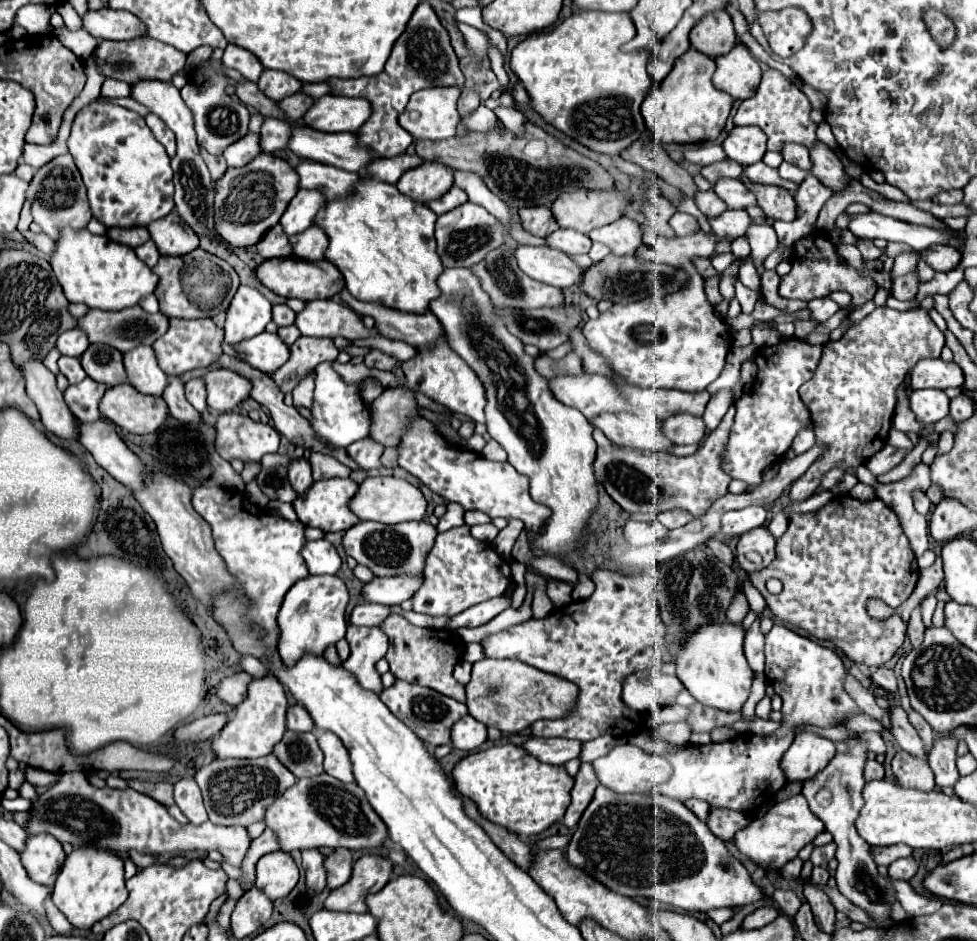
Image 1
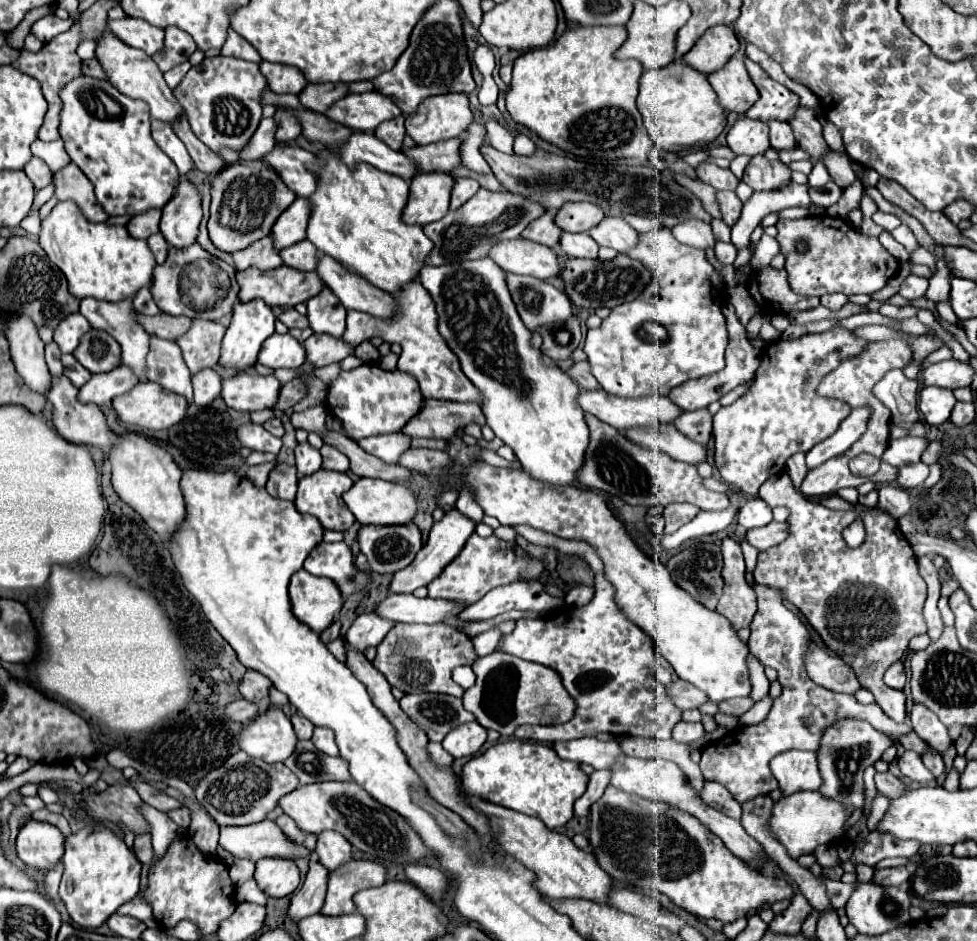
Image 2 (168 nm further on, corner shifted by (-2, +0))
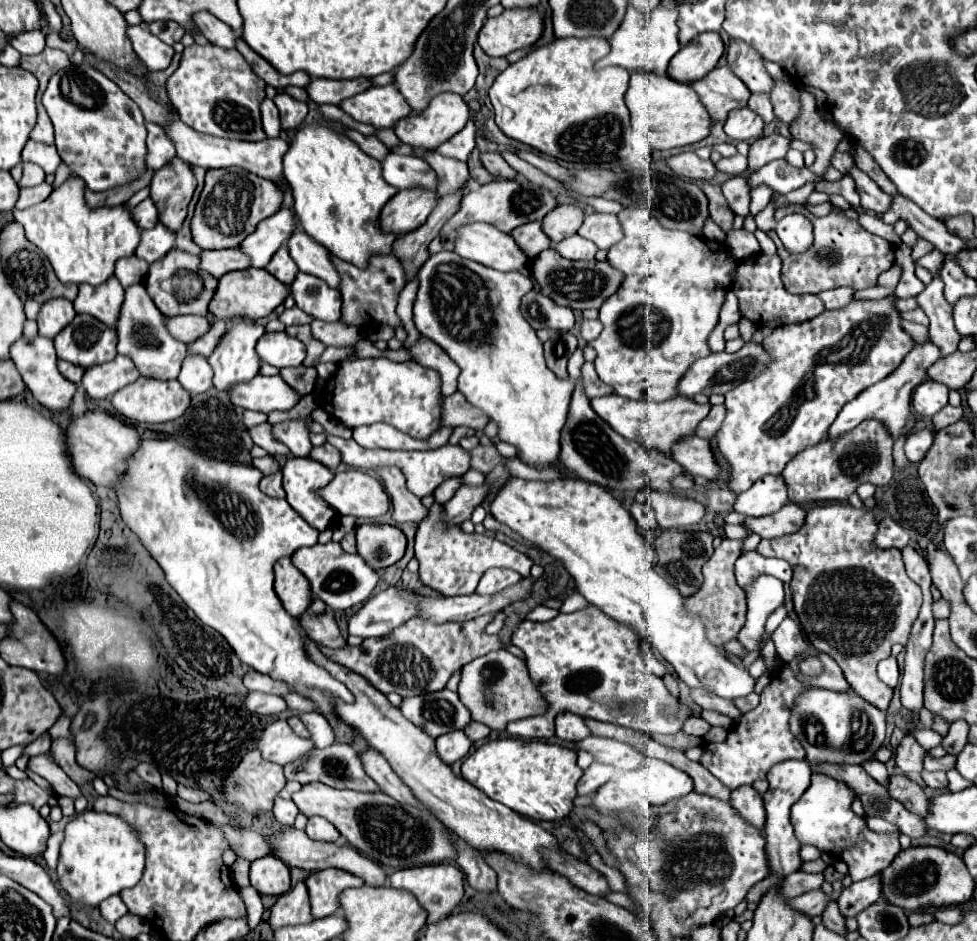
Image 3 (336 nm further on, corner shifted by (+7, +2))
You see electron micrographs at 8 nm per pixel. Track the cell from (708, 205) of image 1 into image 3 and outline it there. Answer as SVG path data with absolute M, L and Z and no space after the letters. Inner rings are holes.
M733 176L721 188L723 188L723 194L725 194L731 210L735 214L747 216L749 214L749 200L751 200L751 196L749 196L751 188L749 188L747 178L745 176Z

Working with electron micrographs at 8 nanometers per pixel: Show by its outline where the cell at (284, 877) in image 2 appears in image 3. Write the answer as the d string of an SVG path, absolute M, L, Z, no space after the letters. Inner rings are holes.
M263 856L251 864L251 886L259 894L281 896L289 890L289 866L277 856Z

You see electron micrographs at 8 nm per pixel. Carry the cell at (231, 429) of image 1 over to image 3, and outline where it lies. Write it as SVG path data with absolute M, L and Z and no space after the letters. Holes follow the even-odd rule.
M263 422L263 424L255 426L255 428L251 428L249 432L251 432L253 442L255 442L257 446L261 446L263 450L267 450L271 456L289 456L289 454L291 454L291 452L287 450L287 446L281 444L281 442L273 436L269 422Z

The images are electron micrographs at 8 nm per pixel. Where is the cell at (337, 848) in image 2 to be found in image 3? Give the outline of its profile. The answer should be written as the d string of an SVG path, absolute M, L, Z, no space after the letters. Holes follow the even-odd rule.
M311 816L307 826L305 826L305 832L313 838L313 840L331 840L335 842L341 834L337 832L337 828L333 828L325 818L321 816Z

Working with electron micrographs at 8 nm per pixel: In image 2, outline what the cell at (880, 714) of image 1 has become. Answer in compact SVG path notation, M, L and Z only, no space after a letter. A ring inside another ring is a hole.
M812 644L812 654L808 654L806 666L810 678L832 692L854 696L862 688L854 670L840 656L828 656L828 652L818 648L816 644Z

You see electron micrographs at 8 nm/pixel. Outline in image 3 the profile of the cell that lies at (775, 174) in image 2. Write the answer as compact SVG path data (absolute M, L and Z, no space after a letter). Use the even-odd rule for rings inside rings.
M771 134L771 136L763 136L763 138L755 140L749 148L749 170L755 172L763 164L783 158L789 150L789 142L791 140L781 134Z

